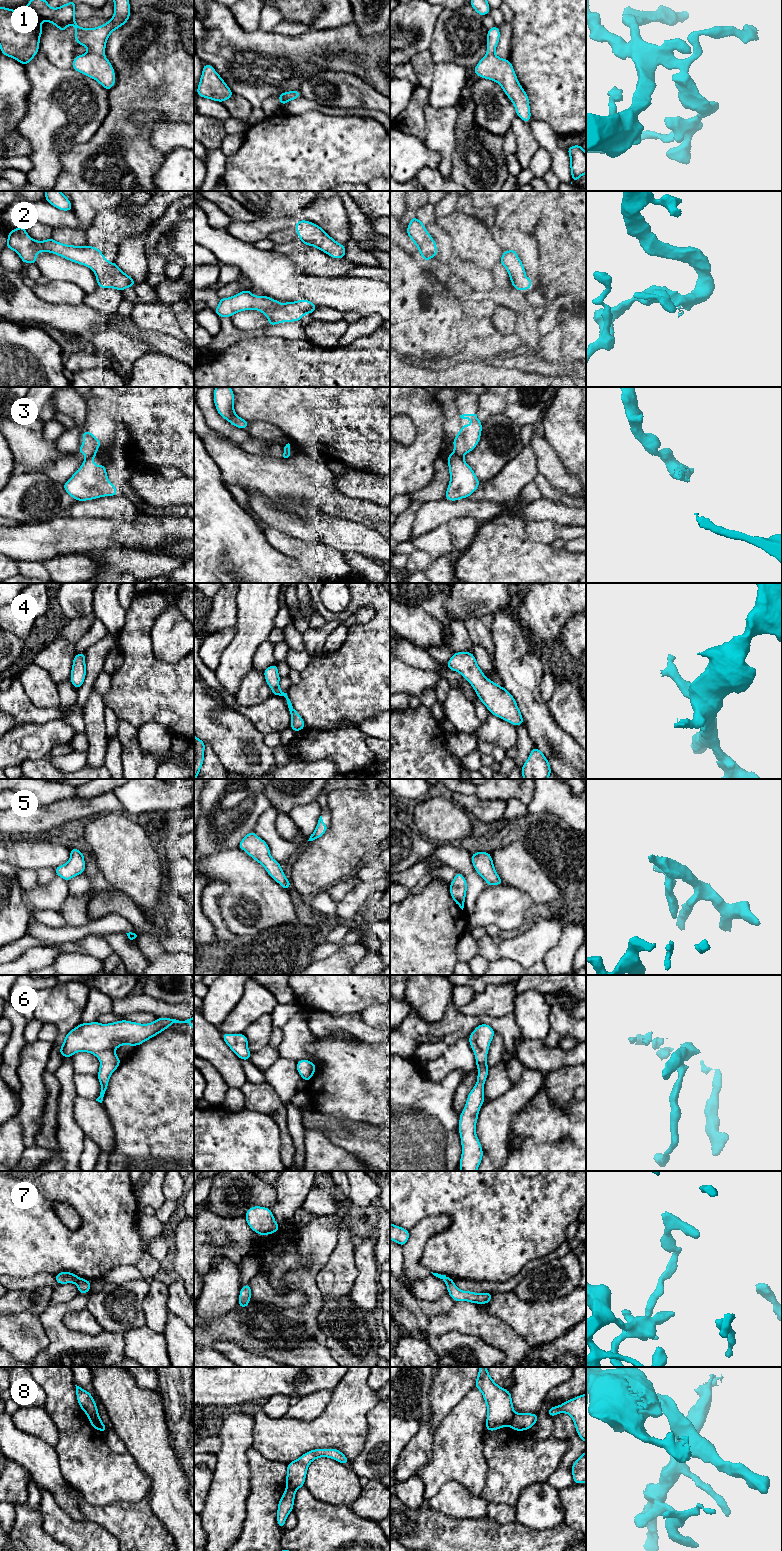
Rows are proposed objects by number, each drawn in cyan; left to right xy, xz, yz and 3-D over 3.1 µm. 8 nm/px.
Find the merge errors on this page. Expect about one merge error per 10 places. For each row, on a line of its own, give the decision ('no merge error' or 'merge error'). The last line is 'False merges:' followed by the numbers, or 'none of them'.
1: no merge error
2: no merge error
3: merge error
4: no merge error
5: no merge error
6: no merge error
7: no merge error
8: merge error
False merges: 3, 8

